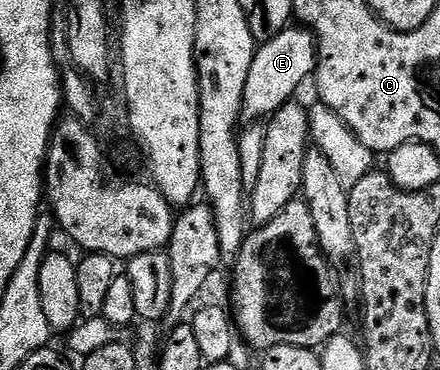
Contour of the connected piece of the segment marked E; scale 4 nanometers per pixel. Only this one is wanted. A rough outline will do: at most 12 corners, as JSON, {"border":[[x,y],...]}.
{"border":[[289,27],[256,48],[243,116],[270,119],[315,72],[315,34]]}

